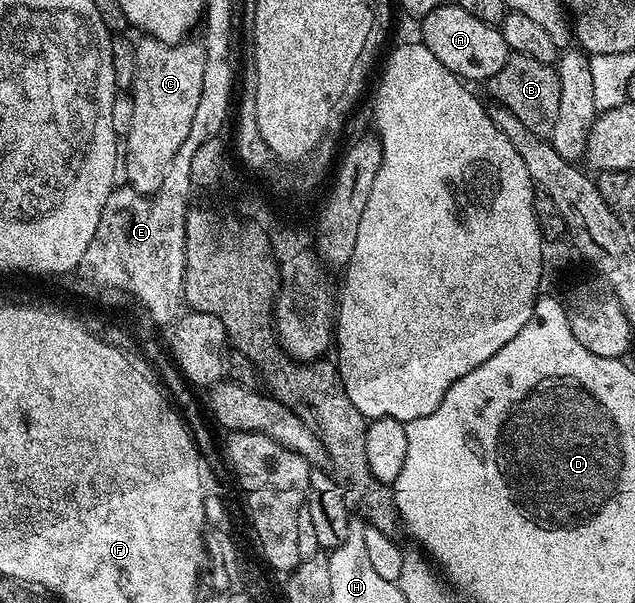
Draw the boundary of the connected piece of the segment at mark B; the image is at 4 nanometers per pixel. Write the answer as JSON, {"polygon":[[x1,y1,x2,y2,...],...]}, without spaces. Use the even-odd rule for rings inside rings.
{"polygon":[[512,53,506,59,506,67,486,82,486,89,495,104,508,108,514,119,530,127,534,135,548,137,551,134,558,119,558,99,562,99,562,83,552,65,538,63,538,59,530,59,530,55]]}

